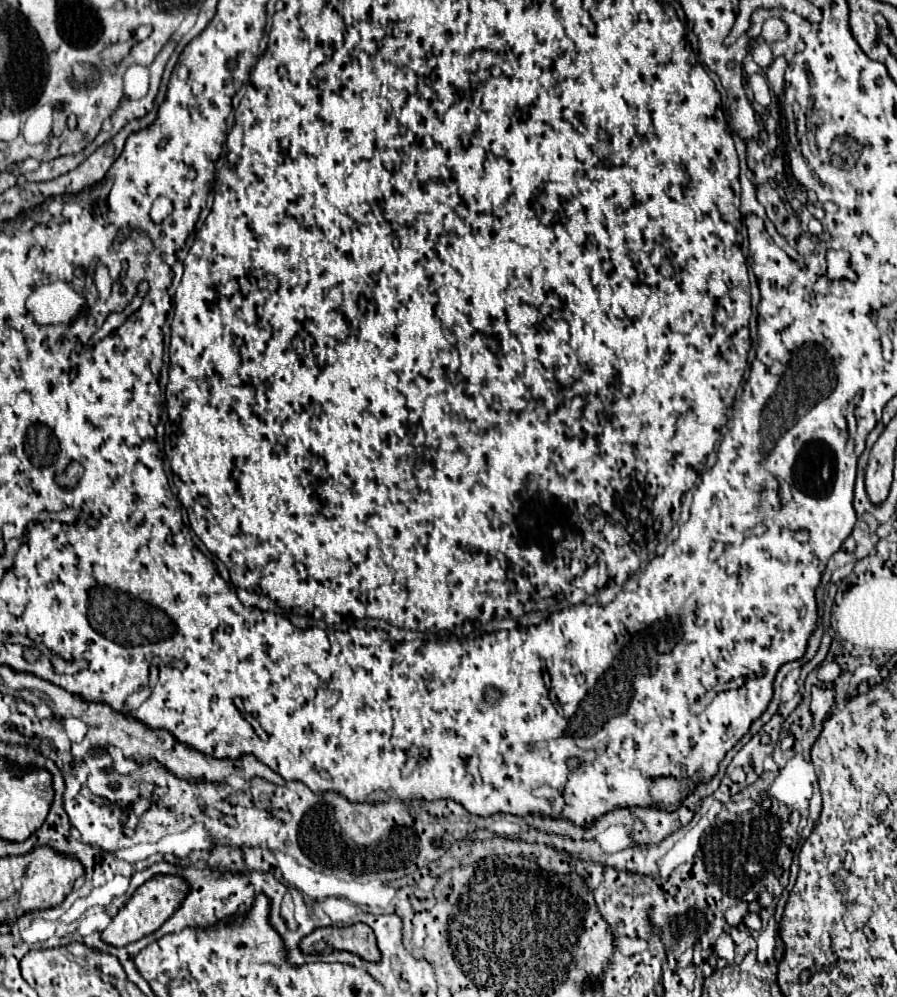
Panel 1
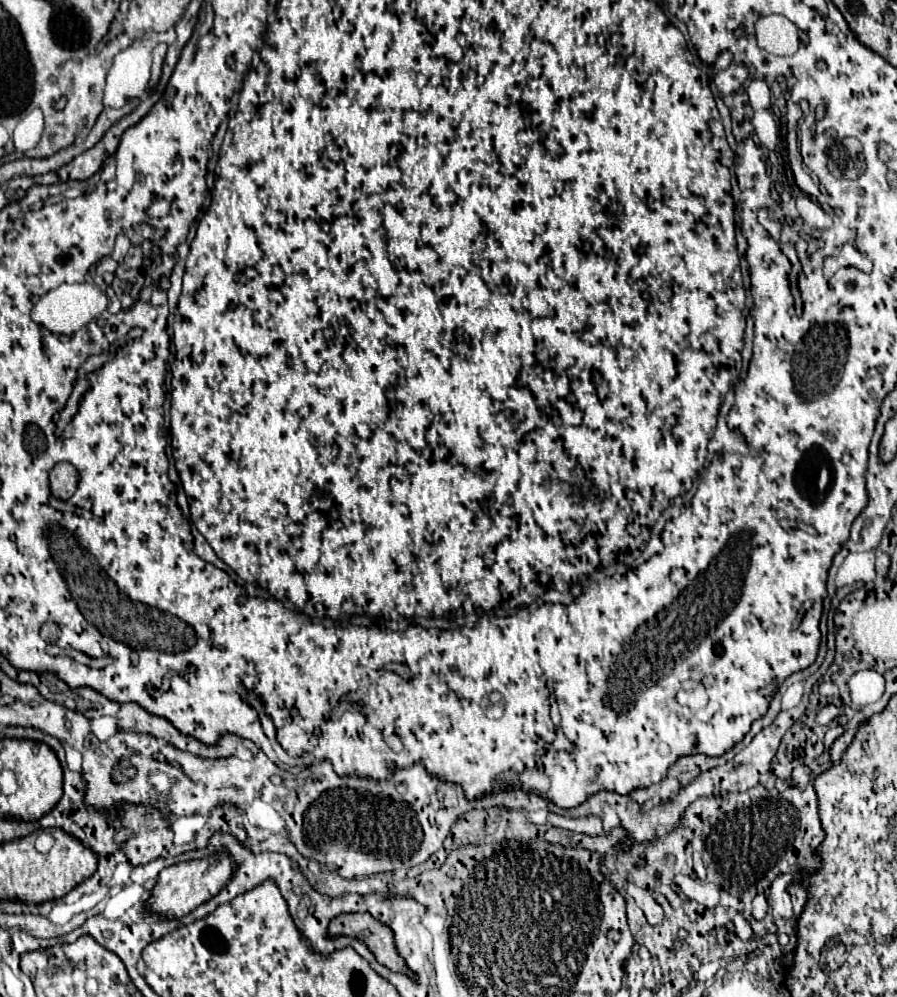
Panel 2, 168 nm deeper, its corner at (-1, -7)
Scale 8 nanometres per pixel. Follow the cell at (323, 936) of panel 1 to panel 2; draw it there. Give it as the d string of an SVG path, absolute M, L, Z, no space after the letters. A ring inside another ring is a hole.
M341 913L339 917L331 919L329 933L357 937L371 947L377 961L381 961L385 967L395 973L411 973L405 959L399 957L399 951L395 949L391 929L387 929L387 925L383 925L379 919L371 917L371 913Z

